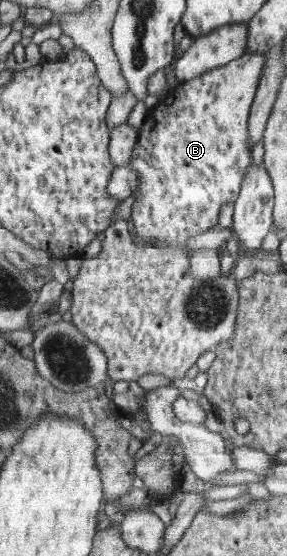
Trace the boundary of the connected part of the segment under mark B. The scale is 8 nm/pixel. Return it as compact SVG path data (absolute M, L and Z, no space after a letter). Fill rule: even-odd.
M265 53L242 55L240 59L190 81L180 82L148 115L152 125L139 130L130 165L138 171L135 203L131 208L132 228L144 241L155 240L162 246L186 248L189 237L202 234L218 224L218 213L223 203L232 202L243 191L244 176L251 168L252 140L248 121L262 79L267 57Z

